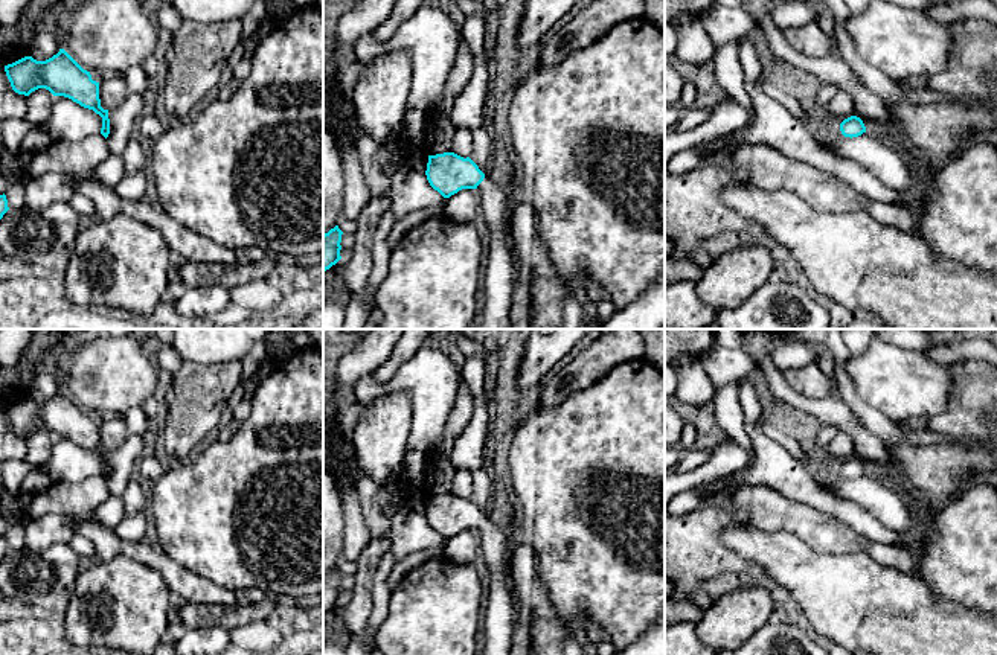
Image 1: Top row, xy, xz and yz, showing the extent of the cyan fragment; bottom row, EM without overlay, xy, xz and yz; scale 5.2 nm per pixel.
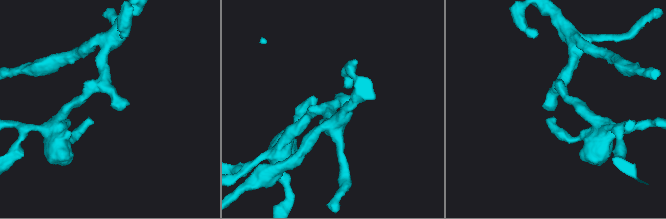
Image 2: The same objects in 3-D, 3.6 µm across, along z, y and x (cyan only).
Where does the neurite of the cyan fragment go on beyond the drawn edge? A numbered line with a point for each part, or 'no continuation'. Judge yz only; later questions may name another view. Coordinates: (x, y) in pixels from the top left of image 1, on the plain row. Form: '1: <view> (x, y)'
no continuation

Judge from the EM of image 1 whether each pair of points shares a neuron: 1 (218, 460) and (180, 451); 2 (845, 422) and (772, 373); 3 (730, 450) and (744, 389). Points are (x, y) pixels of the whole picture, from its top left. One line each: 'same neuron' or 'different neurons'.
1: different neurons
2: same neuron
3: different neurons

